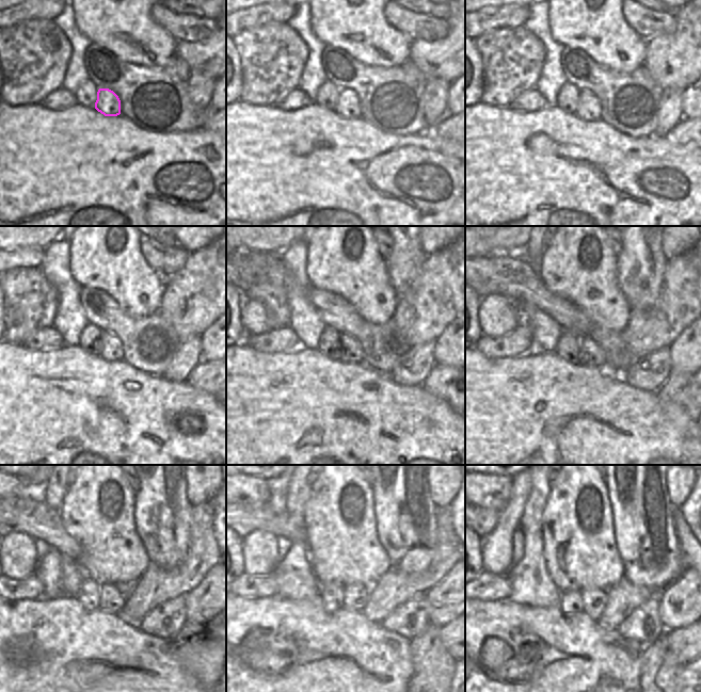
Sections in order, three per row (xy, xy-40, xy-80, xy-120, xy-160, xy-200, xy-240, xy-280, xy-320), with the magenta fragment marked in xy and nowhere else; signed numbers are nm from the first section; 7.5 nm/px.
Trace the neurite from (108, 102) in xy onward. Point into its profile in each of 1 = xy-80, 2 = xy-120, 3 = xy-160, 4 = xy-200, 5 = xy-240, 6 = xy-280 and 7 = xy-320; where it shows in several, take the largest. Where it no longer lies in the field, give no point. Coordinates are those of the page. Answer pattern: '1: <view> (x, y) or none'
1: xy-80 (589, 109)
2: xy-120 (111, 348)
3: xy-160 (351, 352)
4: xy-200 (591, 355)
5: xy-240 (111, 600)
6: xy-280 (354, 597)
7: xy-320 (594, 600)

